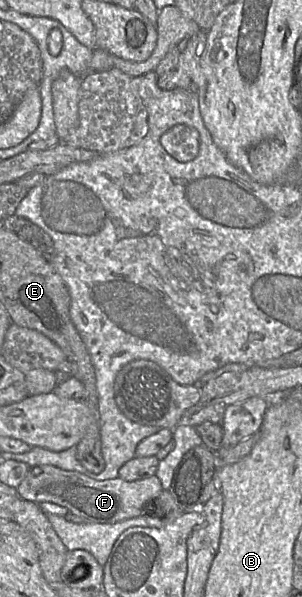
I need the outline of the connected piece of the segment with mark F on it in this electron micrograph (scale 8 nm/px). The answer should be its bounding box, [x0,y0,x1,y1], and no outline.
[16,465,162,524]

